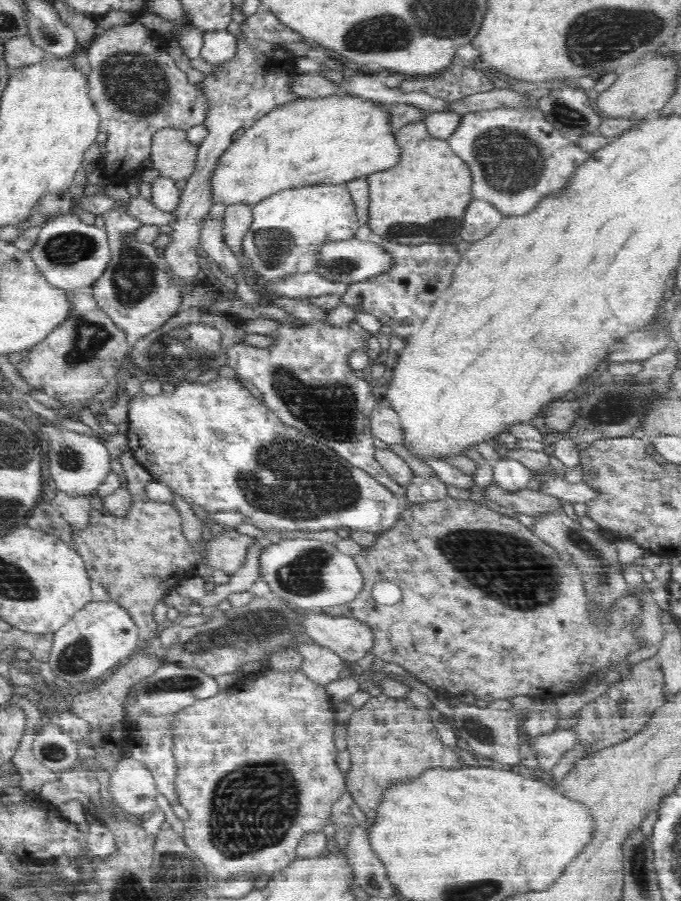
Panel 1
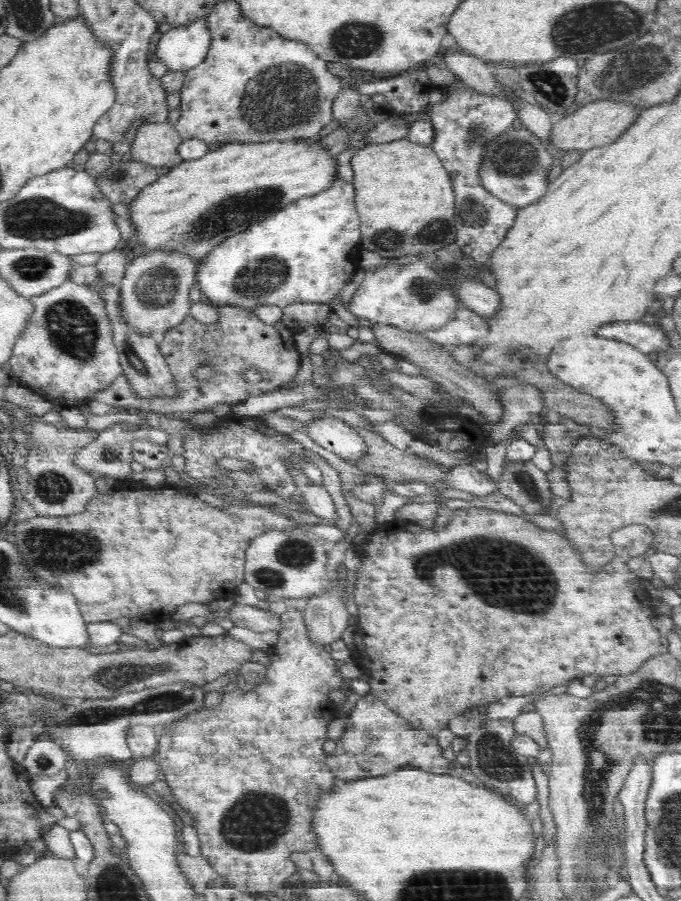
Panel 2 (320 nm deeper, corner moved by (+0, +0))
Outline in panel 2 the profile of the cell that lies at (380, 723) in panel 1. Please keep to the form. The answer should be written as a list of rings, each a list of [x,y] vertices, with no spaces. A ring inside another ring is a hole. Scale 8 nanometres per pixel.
[[[368,692],[356,701],[343,734],[336,739],[336,750],[328,756],[328,766],[338,782],[384,776],[408,766],[422,768],[432,774],[453,773],[456,764],[444,758],[444,746],[440,746],[436,736],[413,727],[390,710],[384,701]]]

